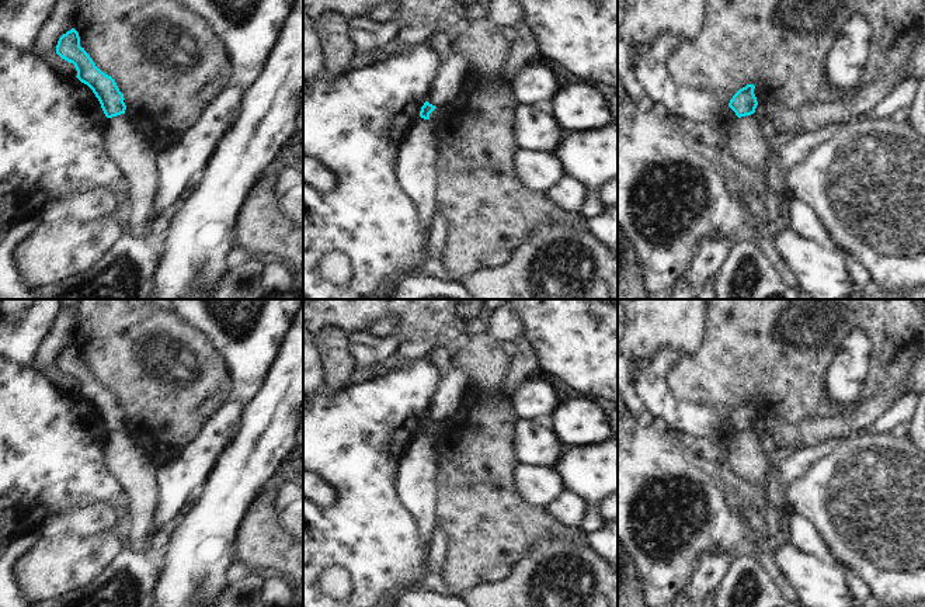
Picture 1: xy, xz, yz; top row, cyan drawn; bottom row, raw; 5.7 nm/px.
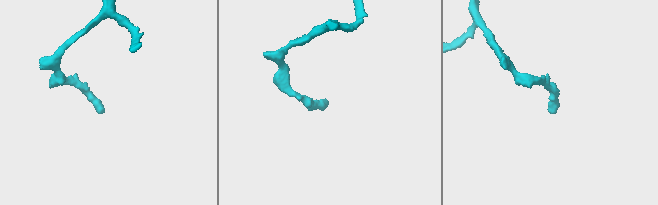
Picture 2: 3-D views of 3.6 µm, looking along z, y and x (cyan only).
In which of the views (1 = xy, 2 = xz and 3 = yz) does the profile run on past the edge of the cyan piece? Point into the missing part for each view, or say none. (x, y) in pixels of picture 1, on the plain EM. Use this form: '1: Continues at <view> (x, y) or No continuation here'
1: No continuation here
2: No continuation here
3: No continuation here

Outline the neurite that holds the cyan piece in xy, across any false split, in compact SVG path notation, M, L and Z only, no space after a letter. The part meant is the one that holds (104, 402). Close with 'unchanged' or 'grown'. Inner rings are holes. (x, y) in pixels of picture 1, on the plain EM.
M74 343L59 353L56 368L74 379L77 385L76 392L93 405L107 433L125 429L124 409L119 406L115 395L101 386L84 363L80 361L80 351Z; unchanged

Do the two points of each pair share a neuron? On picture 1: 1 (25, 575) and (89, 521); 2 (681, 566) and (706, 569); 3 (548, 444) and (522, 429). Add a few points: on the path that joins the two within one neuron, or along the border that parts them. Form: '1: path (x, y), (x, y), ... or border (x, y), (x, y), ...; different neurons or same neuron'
1: border (105, 531), (93, 536), (62, 534); different neurons
2: border (719, 548), (696, 559), (684, 589); different neurons
3: path (542, 444), (538, 444), (528, 434); same neuron

